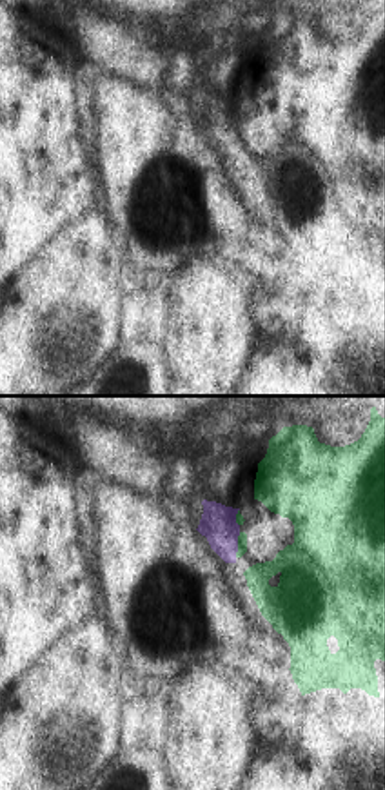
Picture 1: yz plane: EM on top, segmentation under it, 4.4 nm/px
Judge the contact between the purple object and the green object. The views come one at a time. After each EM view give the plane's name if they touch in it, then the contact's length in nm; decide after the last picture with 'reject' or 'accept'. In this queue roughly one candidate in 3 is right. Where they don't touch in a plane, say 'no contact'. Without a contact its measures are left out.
contact in yz; length 110 nm

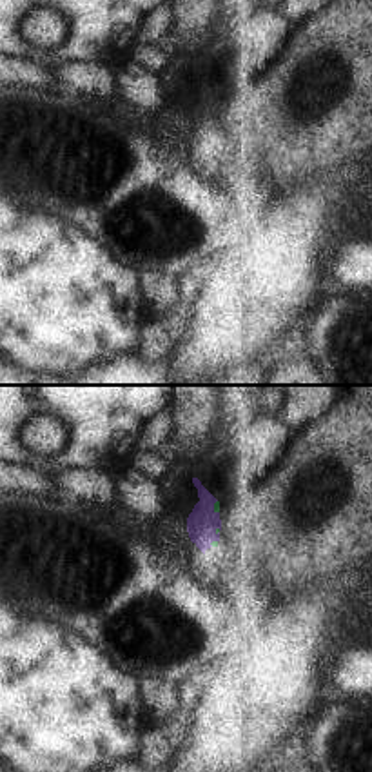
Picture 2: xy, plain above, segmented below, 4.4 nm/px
contact in xy; length 60 nm

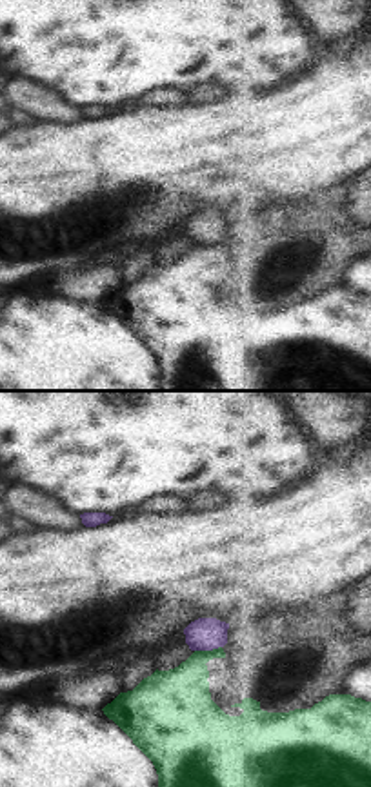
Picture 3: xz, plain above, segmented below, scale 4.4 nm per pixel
contact in xz; length 120 nm

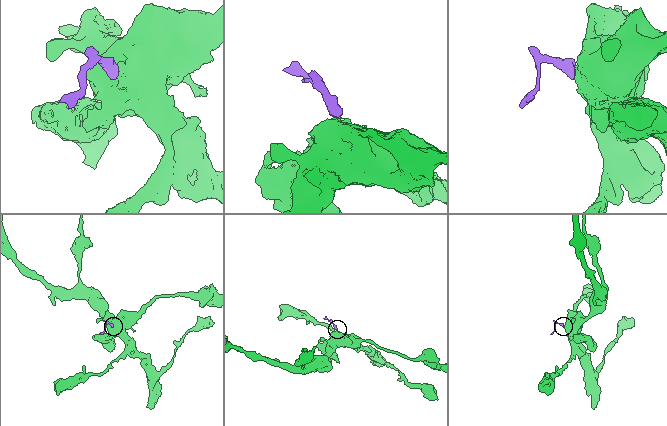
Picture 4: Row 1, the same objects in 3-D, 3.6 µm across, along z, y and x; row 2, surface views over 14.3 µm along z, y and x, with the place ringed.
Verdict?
reject

